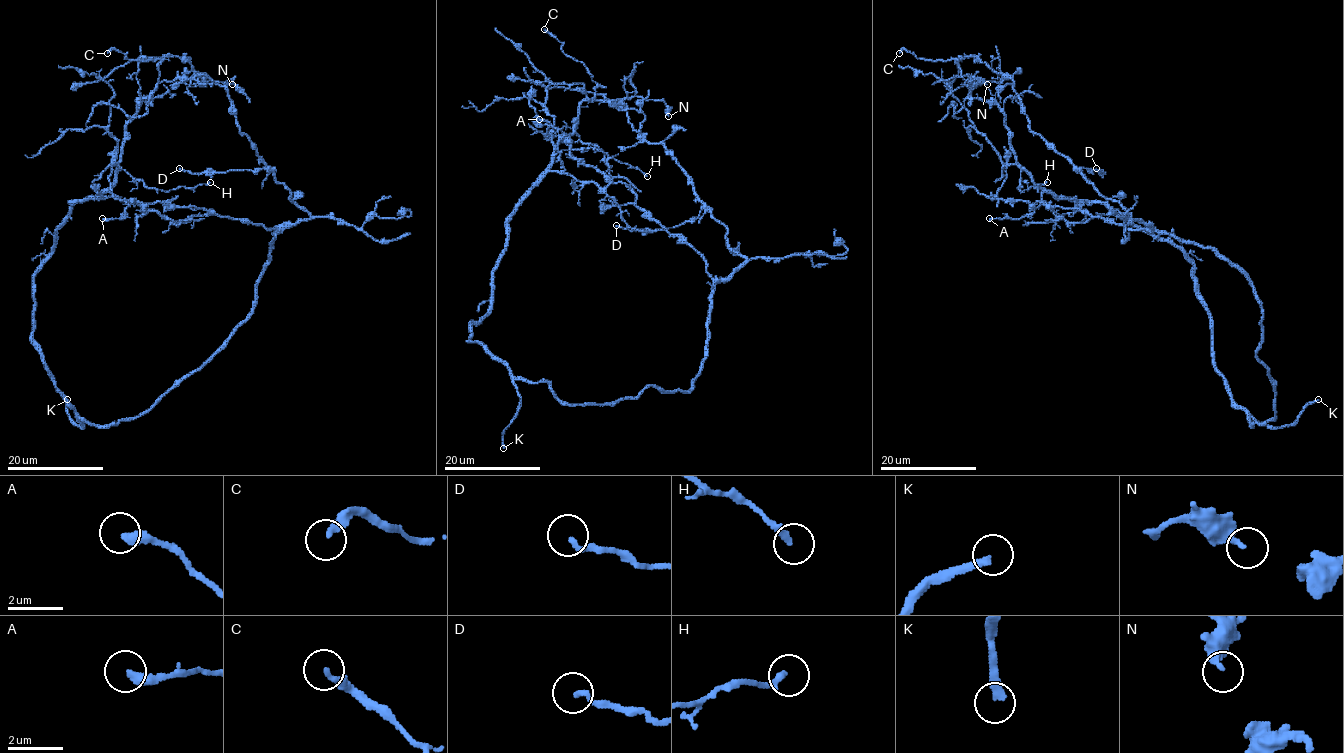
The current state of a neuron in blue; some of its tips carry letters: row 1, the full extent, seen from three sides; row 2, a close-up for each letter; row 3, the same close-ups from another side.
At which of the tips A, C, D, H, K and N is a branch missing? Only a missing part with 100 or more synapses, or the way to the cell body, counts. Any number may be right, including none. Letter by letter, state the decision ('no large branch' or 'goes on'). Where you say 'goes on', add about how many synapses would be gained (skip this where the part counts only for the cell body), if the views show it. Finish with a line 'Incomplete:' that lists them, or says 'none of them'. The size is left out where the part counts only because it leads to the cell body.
A: no large branch
C: no large branch
D: no large branch
H: no large branch
K: goes on
N: no large branch
Incomplete: K

